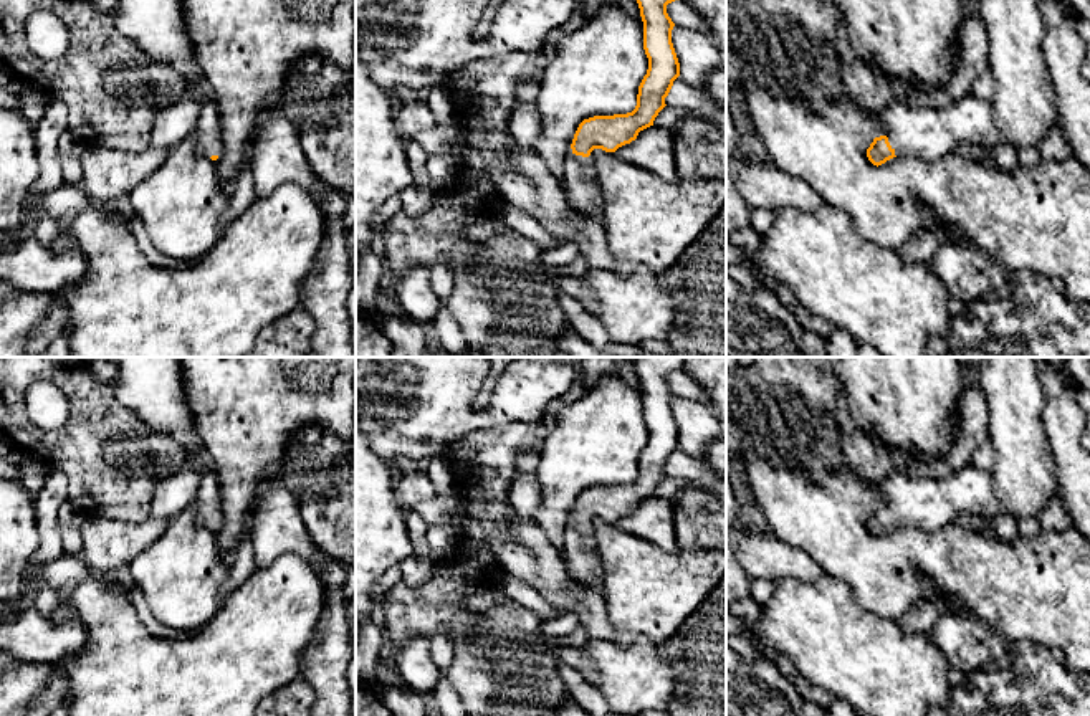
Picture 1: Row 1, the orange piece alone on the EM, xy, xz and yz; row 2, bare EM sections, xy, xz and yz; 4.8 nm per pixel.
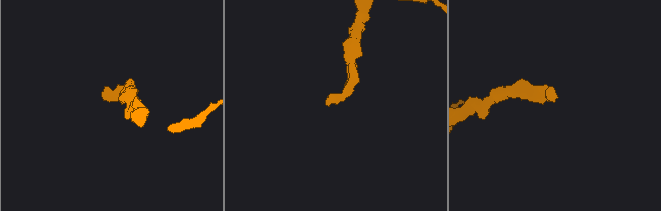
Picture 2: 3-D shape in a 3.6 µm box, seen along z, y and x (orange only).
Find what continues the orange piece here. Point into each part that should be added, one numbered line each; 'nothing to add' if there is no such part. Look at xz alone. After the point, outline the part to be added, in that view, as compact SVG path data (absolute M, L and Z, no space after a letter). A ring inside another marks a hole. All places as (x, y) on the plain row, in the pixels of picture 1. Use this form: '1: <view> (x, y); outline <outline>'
1: xz (579, 556); outline M571 524L564 534L562 562L569 579L582 582L586 590L602 592L602 562L590 527Z

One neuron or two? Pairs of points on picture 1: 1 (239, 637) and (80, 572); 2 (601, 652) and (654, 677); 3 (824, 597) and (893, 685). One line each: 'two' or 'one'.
1: two
2: one
3: one

